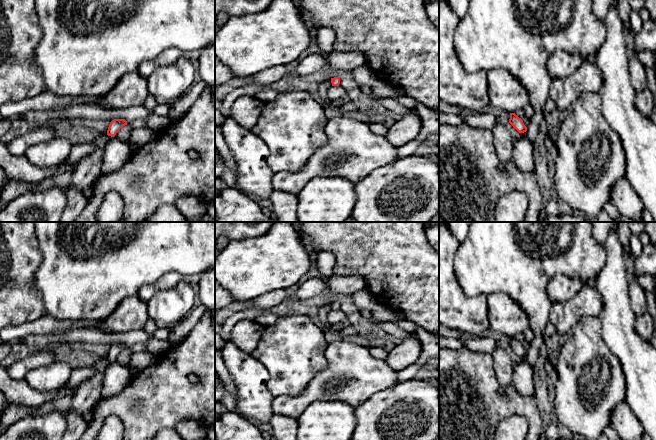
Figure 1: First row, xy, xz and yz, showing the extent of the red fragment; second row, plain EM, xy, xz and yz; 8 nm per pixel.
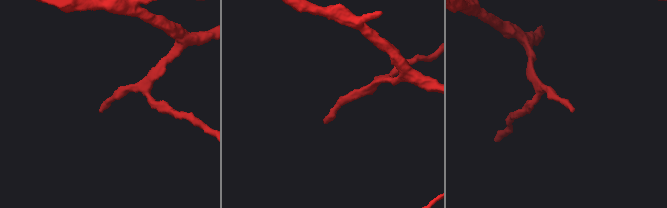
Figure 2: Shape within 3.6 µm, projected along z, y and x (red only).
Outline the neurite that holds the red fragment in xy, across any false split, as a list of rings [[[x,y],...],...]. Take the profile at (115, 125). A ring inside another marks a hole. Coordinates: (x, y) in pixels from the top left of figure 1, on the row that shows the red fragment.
[[[114,119],[109,124],[107,130],[109,140],[103,150],[104,158],[101,175],[119,170],[131,157],[131,147],[119,141],[116,137],[116,133],[125,125],[127,125],[125,119]]]

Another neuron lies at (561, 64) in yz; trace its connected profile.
[[[556,49],[549,57],[546,66],[552,78],[559,79],[570,76],[583,63],[585,58],[562,49]]]

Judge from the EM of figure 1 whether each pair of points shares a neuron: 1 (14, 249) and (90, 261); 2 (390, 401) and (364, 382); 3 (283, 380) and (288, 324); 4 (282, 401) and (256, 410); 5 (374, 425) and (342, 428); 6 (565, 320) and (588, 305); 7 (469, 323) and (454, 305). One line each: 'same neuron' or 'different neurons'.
1: different neurons
2: different neurons
3: same neuron
4: different neurons
5: different neurons
6: same neuron
7: same neuron

